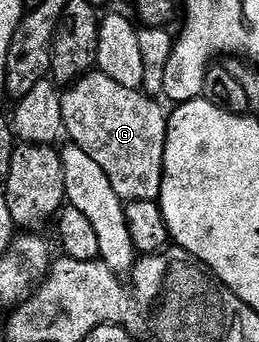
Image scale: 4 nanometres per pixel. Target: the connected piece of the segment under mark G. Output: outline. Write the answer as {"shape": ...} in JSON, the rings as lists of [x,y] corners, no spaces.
{"shape":[[[89,72],[83,78],[76,79],[63,91],[62,94],[62,120],[64,121],[64,134],[69,138],[71,145],[82,148],[82,152],[88,153],[97,164],[98,168],[102,168],[102,172],[106,172],[106,176],[110,179],[110,185],[114,187],[114,192],[118,192],[118,196],[123,198],[125,203],[137,202],[138,200],[146,200],[147,202],[155,202],[159,199],[160,189],[162,188],[162,176],[164,175],[164,153],[166,152],[166,136],[168,135],[168,114],[159,106],[155,97],[149,96],[139,89],[131,90],[118,84],[115,80],[110,80],[109,76],[101,72]]]}

